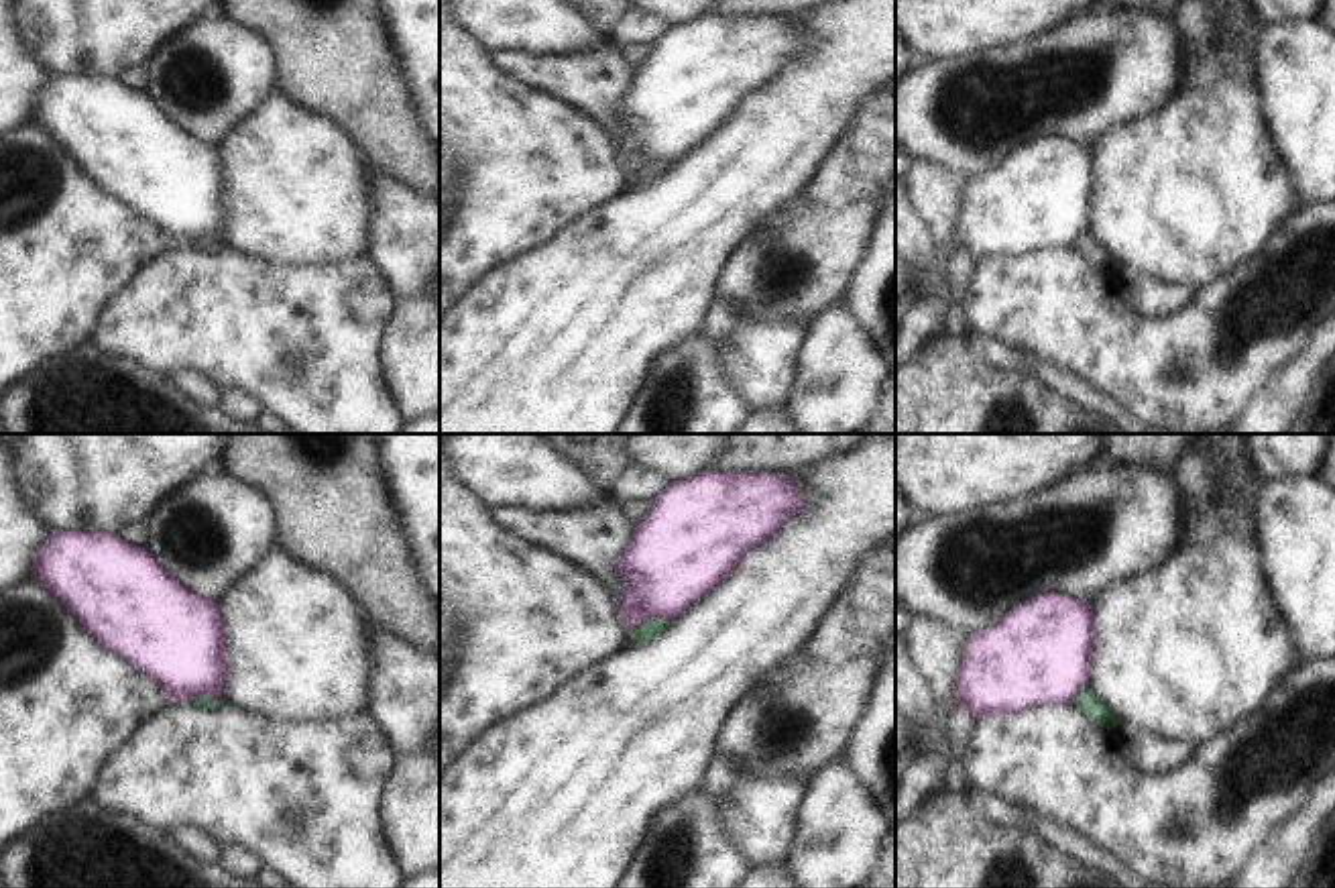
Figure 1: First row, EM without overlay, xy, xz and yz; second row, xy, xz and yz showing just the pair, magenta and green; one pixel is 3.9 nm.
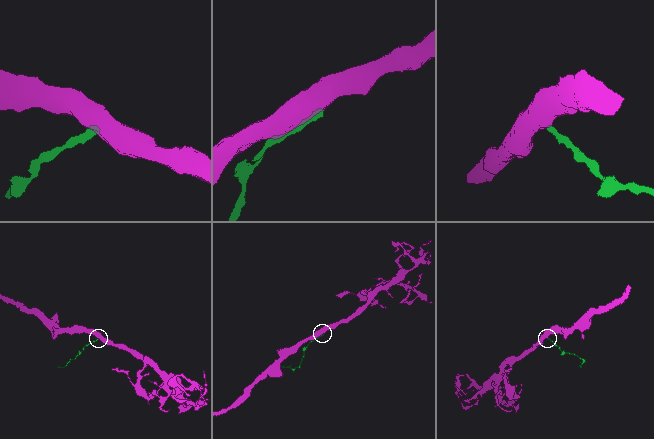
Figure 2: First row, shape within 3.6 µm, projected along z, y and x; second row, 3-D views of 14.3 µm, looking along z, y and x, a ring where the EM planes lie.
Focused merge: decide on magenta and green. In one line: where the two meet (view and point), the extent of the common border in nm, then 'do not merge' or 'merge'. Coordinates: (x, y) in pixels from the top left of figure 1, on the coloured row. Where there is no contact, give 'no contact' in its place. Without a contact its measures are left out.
contact xz (650, 618); length 160 nm; do not merge

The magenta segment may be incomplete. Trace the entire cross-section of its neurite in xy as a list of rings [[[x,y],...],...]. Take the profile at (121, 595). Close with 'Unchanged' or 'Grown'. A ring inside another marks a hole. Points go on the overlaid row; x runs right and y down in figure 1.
[[[53,532],[33,558],[31,578],[63,601],[92,637],[157,682],[165,699],[191,701],[208,695],[222,701],[226,637],[218,601],[206,601],[185,589],[147,548],[134,548],[120,536],[102,532]]]. Unchanged.

